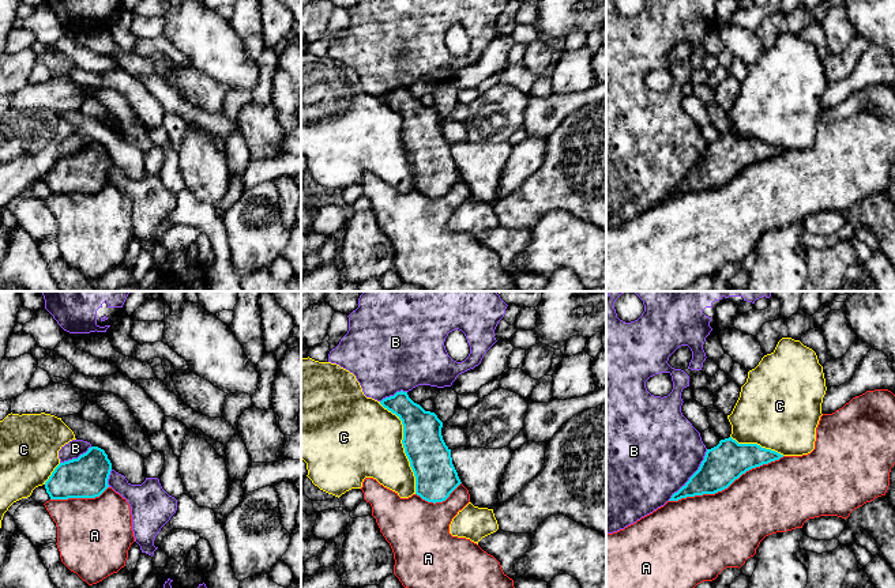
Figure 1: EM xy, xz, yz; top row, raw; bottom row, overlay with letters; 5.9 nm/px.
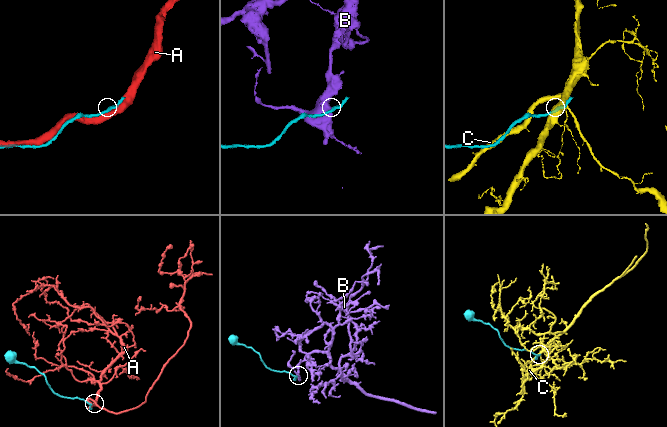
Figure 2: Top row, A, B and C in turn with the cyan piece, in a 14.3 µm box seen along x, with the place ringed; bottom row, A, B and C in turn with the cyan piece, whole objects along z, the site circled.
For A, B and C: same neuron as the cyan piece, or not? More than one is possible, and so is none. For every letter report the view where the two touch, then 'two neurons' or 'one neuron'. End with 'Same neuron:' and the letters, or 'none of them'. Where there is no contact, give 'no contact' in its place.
A: yz | one neuron
B: yz | two neurons
C: xz | two neurons
Same neuron: A

